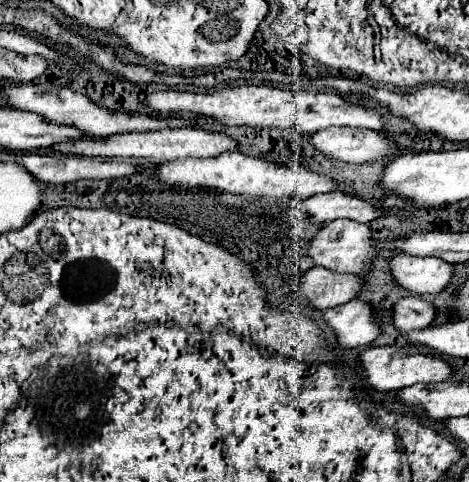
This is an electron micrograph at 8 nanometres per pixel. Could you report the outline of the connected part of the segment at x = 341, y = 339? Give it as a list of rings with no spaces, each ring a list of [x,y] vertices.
[[[351,300],[335,308],[325,308],[321,312],[321,318],[333,330],[341,348],[367,346],[381,332],[373,322],[369,304],[363,300]]]

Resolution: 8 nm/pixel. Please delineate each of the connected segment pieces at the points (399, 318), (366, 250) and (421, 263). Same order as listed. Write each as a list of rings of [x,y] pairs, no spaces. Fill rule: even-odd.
[[[401,298],[391,310],[391,324],[399,332],[425,328],[435,318],[435,306],[421,298]]]
[[[335,220],[319,228],[319,232],[315,234],[315,240],[311,240],[311,246],[307,246],[307,256],[315,262],[315,266],[323,266],[331,272],[361,274],[369,268],[365,260],[371,258],[375,250],[369,236],[371,236],[371,230],[367,224],[359,224],[355,220]]]
[[[397,254],[387,260],[393,282],[413,294],[437,294],[451,280],[453,266],[441,258]]]

